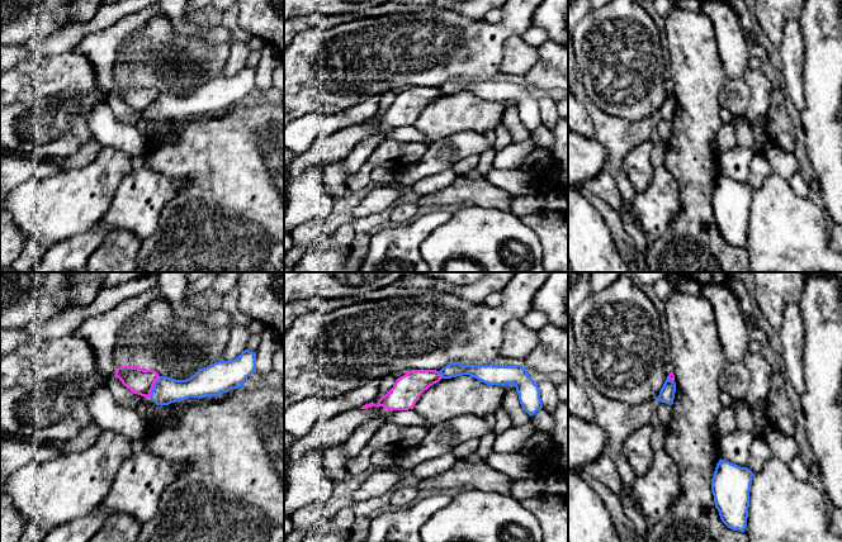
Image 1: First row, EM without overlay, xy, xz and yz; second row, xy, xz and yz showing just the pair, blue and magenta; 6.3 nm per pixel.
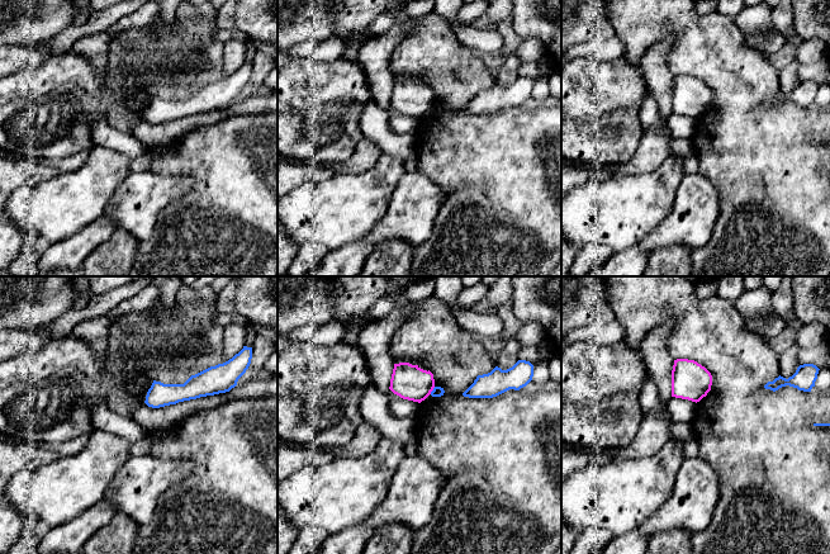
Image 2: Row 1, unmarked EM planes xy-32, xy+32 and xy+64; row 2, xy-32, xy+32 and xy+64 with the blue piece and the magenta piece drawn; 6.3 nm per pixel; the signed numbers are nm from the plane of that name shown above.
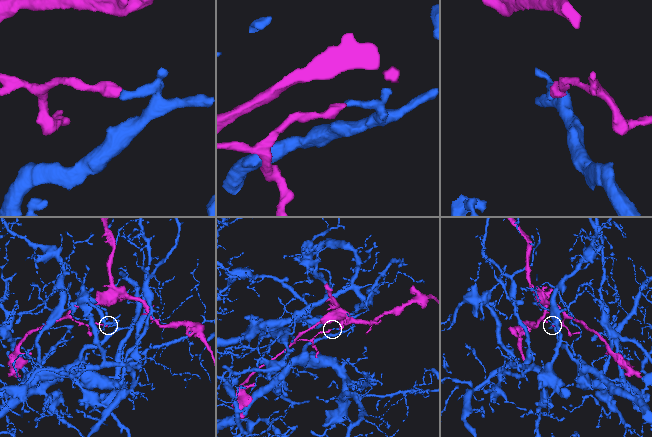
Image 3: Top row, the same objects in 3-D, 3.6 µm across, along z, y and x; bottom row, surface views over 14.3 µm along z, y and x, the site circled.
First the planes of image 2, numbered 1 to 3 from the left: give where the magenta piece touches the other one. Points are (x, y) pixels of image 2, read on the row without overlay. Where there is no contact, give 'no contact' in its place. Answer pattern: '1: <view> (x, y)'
1: no contact
2: xy+32 (432, 107)
3: no contact

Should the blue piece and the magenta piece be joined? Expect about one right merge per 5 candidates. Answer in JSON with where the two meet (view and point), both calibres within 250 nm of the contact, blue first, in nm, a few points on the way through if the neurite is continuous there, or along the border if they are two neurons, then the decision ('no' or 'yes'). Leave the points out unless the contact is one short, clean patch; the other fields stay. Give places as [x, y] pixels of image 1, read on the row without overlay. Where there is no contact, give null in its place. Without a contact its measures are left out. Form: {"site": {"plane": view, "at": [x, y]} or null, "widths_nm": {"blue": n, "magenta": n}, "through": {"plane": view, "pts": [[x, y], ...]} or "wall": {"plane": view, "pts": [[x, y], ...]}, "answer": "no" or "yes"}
{"site": {"plane": "xy", "at": [154, 103]}, "widths_nm": {"blue": 170, "magenta": 160}, "wall": {"plane": "xy", "pts": [[159, 91], [148, 113]]}, "answer": "no"}

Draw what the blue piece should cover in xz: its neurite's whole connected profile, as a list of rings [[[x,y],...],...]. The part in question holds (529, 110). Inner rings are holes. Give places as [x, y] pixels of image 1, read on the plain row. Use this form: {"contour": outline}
{"contour": [[[451,79],[440,87],[441,95],[451,95],[462,91],[469,91],[487,101],[512,100],[519,110],[522,125],[531,133],[543,124],[540,105],[529,92],[528,86],[521,81],[498,82],[489,81],[464,81]]]}

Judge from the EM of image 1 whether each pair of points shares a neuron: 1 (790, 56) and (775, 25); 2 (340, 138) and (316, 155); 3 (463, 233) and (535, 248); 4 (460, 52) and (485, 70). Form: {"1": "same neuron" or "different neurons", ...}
{"1": "different neurons", "2": "same neuron", "3": "same neuron", "4": "same neuron"}

